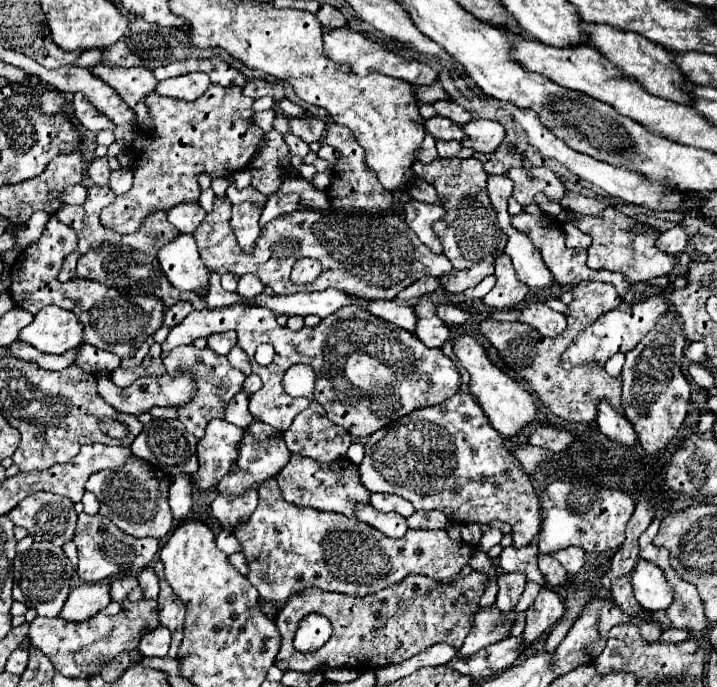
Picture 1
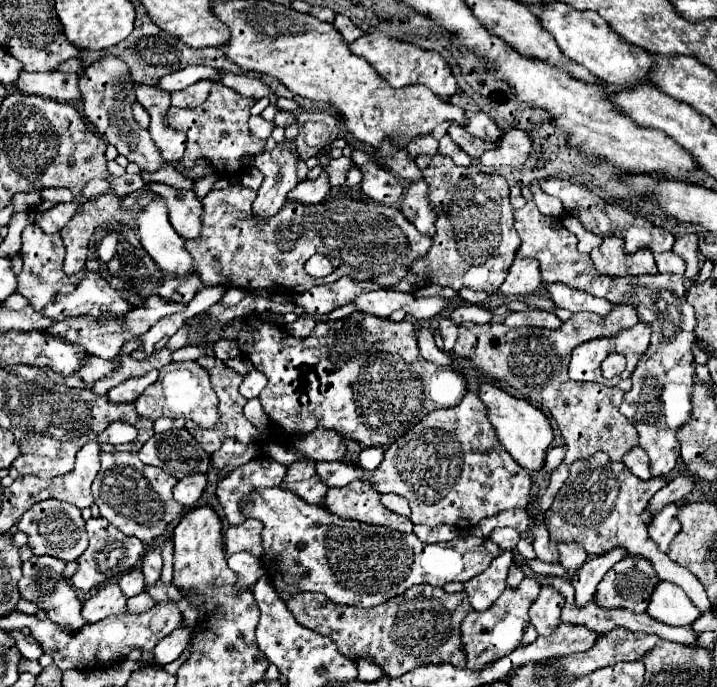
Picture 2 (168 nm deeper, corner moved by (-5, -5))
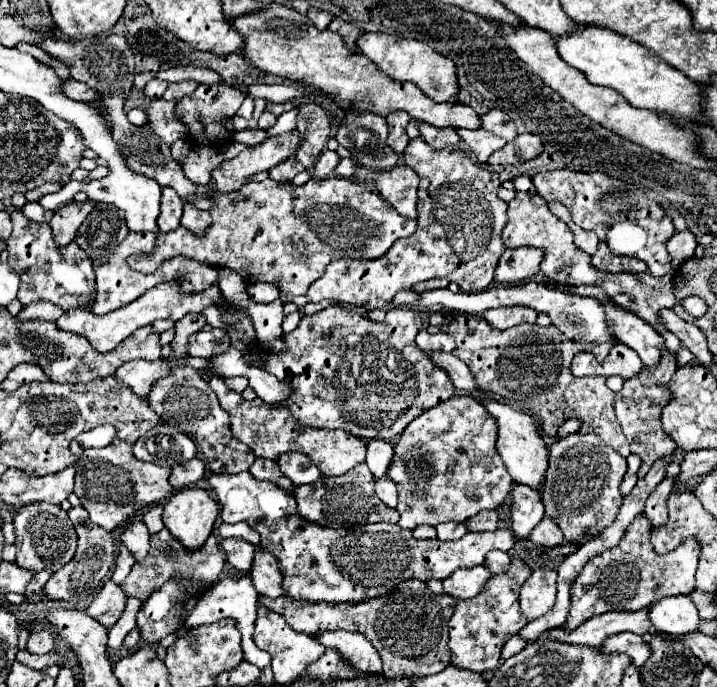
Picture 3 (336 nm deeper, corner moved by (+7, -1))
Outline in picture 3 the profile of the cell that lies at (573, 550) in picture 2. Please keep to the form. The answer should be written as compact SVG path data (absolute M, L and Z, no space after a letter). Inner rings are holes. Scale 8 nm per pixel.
M544 515L544 519L532 529L530 541L540 547L556 547L564 541L564 535L562 535L560 527L556 525L556 521L552 521L548 515Z

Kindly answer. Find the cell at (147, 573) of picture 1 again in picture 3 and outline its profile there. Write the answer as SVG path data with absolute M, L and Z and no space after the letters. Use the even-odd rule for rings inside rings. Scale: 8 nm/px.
M136 515L124 527L120 539L122 539L124 545L128 545L128 549L136 557L136 561L140 561L140 559L144 559L148 555L148 547L150 547L148 539L150 539L150 533L148 533L148 529L146 529L146 525L144 525L144 521L142 521L140 515Z

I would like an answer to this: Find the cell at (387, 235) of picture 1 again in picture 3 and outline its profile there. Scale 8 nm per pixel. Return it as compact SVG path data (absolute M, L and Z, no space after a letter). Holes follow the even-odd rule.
M344 177L310 179L302 187L294 187L292 183L278 185L272 179L262 183L250 181L232 195L214 195L212 199L216 201L216 207L210 209L214 223L204 237L194 237L184 227L160 233L150 253L128 257L130 269L154 273L166 259L184 255L216 269L230 267L242 275L244 283L266 281L288 297L296 297L306 295L308 287L324 275L330 261L338 257L376 259L394 241L416 231L416 221L402 217L372 187ZM338 205L340 209L328 209Z

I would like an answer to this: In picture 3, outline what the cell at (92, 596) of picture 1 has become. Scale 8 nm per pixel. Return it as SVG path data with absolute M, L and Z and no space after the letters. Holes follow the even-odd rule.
M106 581L86 613L94 617L102 627L110 629L120 619L126 607L126 601L128 601L128 595L114 581Z

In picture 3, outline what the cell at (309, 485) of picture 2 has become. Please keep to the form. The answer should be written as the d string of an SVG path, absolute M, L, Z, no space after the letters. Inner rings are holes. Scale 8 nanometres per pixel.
M256 459L254 465L250 467L250 473L256 477L256 479L262 479L262 481L270 481L286 491L292 491L292 481L286 479L284 475L280 475L280 469L278 469L278 463L276 461L270 461L270 459Z

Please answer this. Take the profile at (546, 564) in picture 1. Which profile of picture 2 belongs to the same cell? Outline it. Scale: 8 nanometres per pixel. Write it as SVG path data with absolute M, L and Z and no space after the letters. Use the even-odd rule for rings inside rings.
M542 517L536 519L536 525L534 525L532 533L534 533L532 545L534 545L536 557L538 557L540 561L544 561L544 563L558 563L558 549L556 549L556 543L550 541L548 529L546 529L546 525L542 523Z

